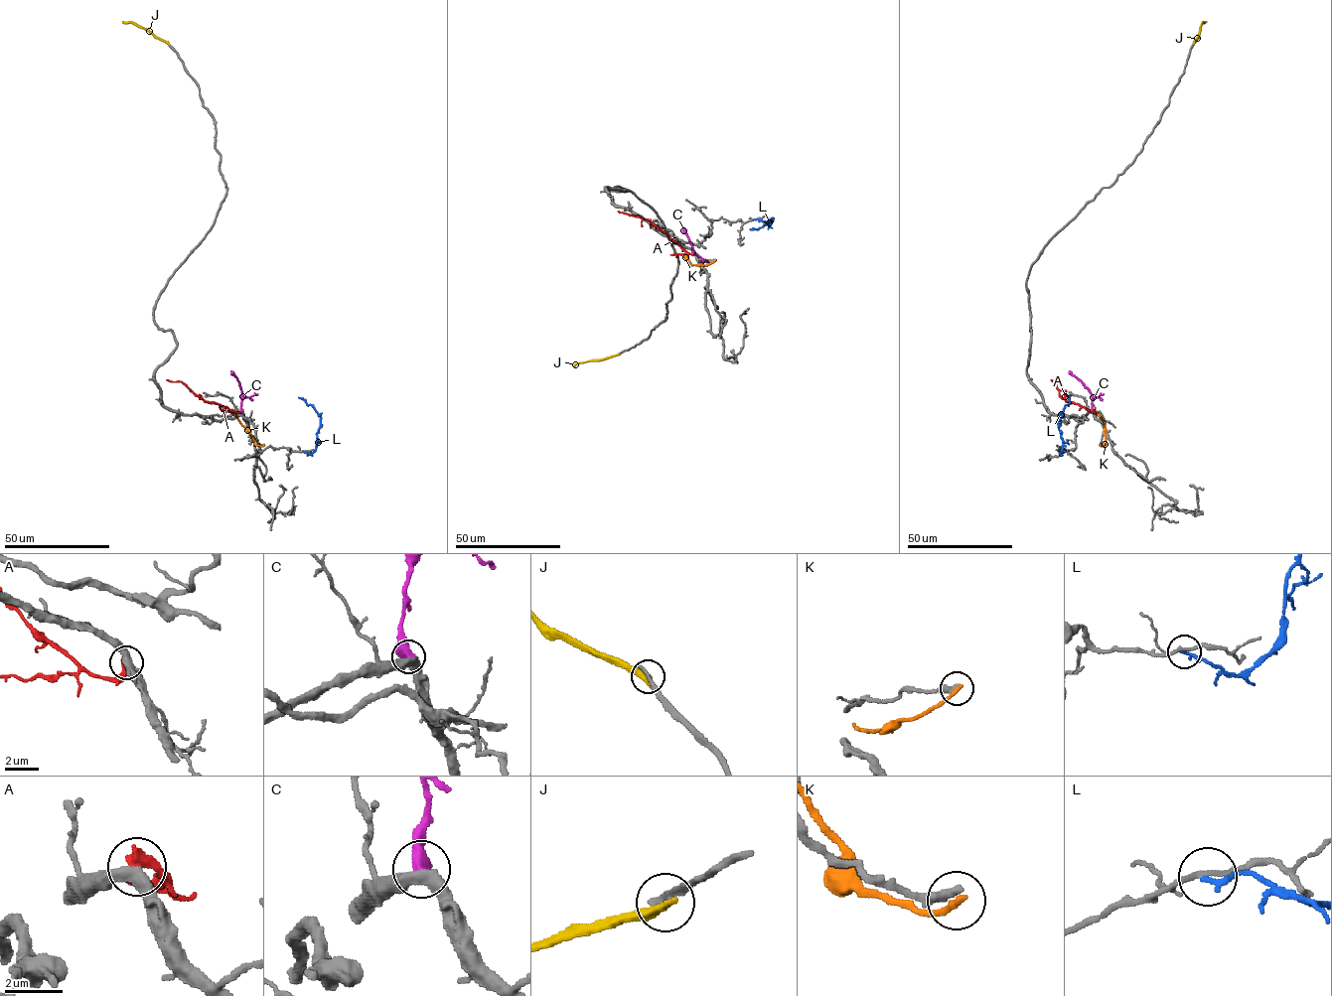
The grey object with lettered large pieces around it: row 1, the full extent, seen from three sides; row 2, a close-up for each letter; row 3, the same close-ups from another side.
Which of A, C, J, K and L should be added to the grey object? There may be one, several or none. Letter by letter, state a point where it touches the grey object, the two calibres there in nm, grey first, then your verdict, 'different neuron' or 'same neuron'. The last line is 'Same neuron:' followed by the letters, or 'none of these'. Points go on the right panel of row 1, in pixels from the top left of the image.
A: contact (1092, 411); calibres 440 and 480 nm; different neuron
C: contact (1092, 411); calibres 440 and 600 nm; different neuron
J: contact (1194, 43); calibres 280 and 400 nm; different neuron
K: contact (1100, 445); calibres 400 and 240 nm; different neuron
L: contact (1059, 451); calibres 180 and 190 nm; different neuron
Same neuron: none of these

